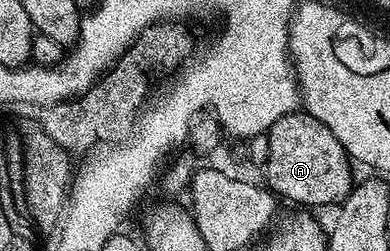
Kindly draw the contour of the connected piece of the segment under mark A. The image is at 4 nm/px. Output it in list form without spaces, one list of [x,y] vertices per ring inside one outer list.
[[[304,111],[288,113],[283,115],[283,119],[275,119],[275,123],[271,123],[263,168],[264,184],[278,198],[286,197],[287,200],[294,201],[297,204],[294,206],[297,207],[336,206],[345,200],[355,184],[354,166],[343,143],[339,143],[339,139],[335,139],[335,135],[331,135],[331,130],[323,127],[319,119]]]

